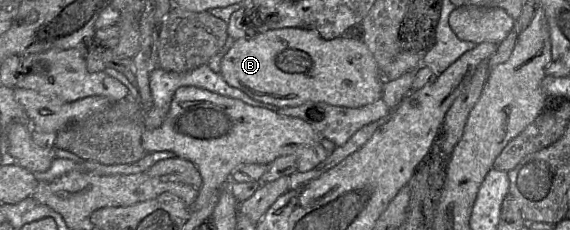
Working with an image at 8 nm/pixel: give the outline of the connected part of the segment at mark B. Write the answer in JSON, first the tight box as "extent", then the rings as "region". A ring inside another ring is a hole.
{"extent":[219,28,386,108],"region":[[[282,28],[236,40],[222,56],[219,74],[251,99],[278,108],[307,102],[360,108],[381,99],[386,81],[362,40],[325,40],[317,32],[302,28]]]}

